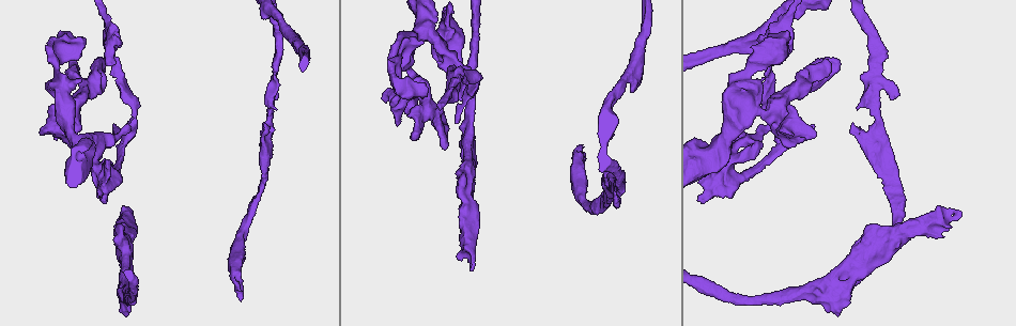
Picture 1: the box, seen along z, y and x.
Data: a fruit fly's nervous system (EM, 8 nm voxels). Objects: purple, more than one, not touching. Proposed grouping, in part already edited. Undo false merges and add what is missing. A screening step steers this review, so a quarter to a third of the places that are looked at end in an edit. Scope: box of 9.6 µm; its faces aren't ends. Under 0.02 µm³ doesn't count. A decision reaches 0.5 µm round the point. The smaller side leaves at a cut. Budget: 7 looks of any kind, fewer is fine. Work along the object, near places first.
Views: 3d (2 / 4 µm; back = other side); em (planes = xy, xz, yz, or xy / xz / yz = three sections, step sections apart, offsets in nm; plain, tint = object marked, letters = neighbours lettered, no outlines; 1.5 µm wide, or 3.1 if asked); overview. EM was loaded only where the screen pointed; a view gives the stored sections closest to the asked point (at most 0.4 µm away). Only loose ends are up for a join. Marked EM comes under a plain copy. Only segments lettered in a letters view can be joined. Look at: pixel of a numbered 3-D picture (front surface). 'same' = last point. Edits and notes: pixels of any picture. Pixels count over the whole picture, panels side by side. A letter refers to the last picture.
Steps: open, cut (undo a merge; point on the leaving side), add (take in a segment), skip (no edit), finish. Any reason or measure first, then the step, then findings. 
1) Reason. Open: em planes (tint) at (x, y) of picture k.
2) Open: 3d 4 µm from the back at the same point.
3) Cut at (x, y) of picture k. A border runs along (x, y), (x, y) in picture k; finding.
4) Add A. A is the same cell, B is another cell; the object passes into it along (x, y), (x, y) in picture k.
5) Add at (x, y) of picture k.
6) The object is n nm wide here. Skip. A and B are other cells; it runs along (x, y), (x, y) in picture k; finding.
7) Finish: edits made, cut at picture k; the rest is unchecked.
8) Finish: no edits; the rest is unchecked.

Tapers out. Open: em xz step 8 (letters) at (455, 121) of picture 1.

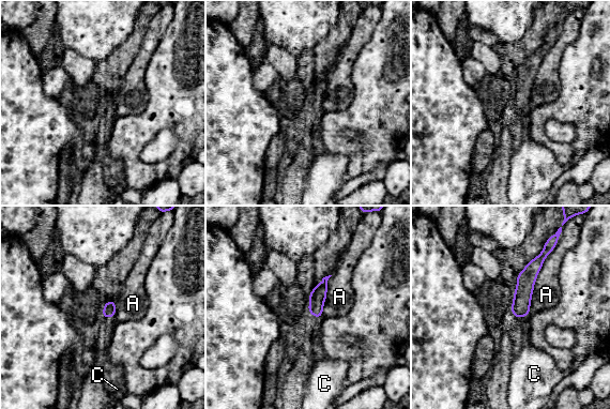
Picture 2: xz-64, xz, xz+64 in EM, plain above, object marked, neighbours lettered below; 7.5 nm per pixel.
The longest contact is with A, 550 nm. Skip. A and C are other cells; none of them fits.

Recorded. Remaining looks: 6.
Sudden change in width. Open: 3d 2 µm at (584, 201) of picture 1.

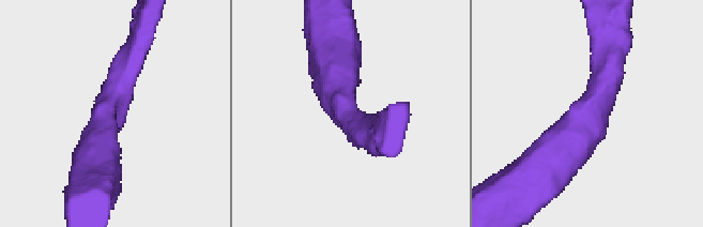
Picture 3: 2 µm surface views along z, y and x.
The arms are 200, 400 nm wide. Open: em planes (letters) at (591, 117) of picture 3.

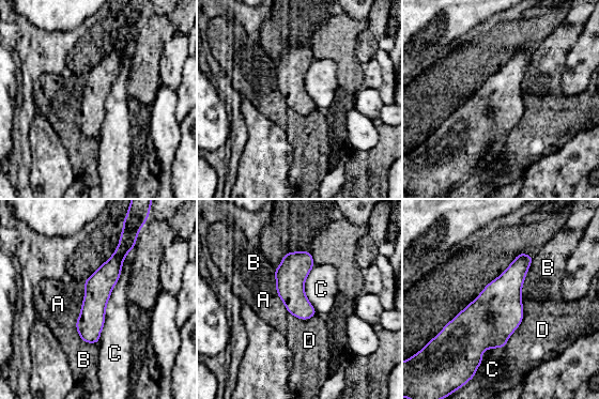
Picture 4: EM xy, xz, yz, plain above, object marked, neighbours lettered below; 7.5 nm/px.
The object is 200 nm wide here. Skip. A, B, C and D are other cells; a border runs along (133, 247), (112, 288), (98, 341) in picture 4; continuous, no second cell.

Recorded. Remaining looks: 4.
Long arm stops here. Open: em planes (letters) at (584, 153) of picture 1.

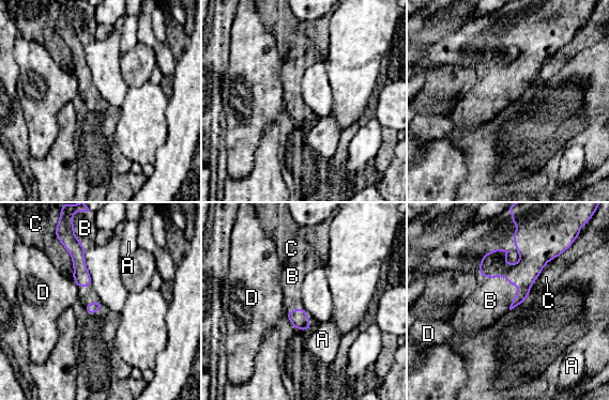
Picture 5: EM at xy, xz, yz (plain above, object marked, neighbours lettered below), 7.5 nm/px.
Add B. B is the same cell, A, C and D are other cells; it goes on there.

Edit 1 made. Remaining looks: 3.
Finish: edits made, add at picture 5; the rest is unchecked.

